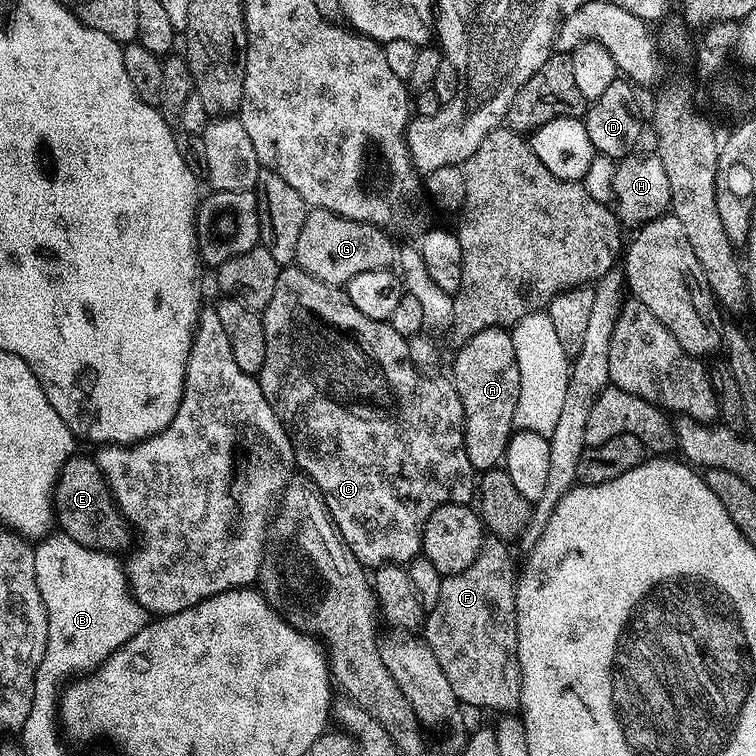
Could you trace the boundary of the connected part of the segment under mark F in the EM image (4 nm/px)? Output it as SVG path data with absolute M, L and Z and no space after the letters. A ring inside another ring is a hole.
M485 539L477 557L470 566L466 566L466 570L444 577L438 606L427 613L422 629L424 643L434 650L434 658L438 658L438 666L442 666L461 705L469 704L492 714L500 714L500 706L510 706L510 714L520 708L520 659L516 629L518 564L512 561L508 548L509 545L502 539Z

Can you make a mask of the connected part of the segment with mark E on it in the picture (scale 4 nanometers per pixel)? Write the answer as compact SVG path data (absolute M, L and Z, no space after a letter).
M73 454L62 466L54 493L54 520L63 535L87 548L120 554L128 544L130 524L125 519L100 467L91 455Z

